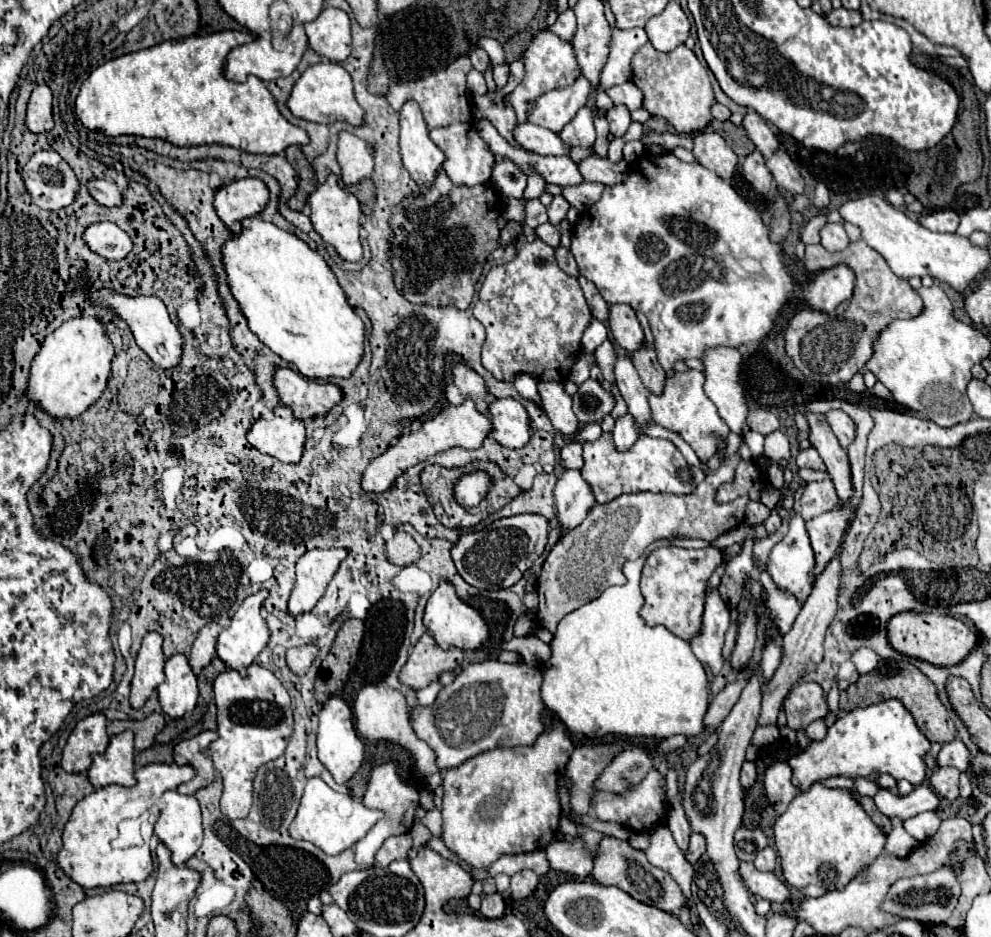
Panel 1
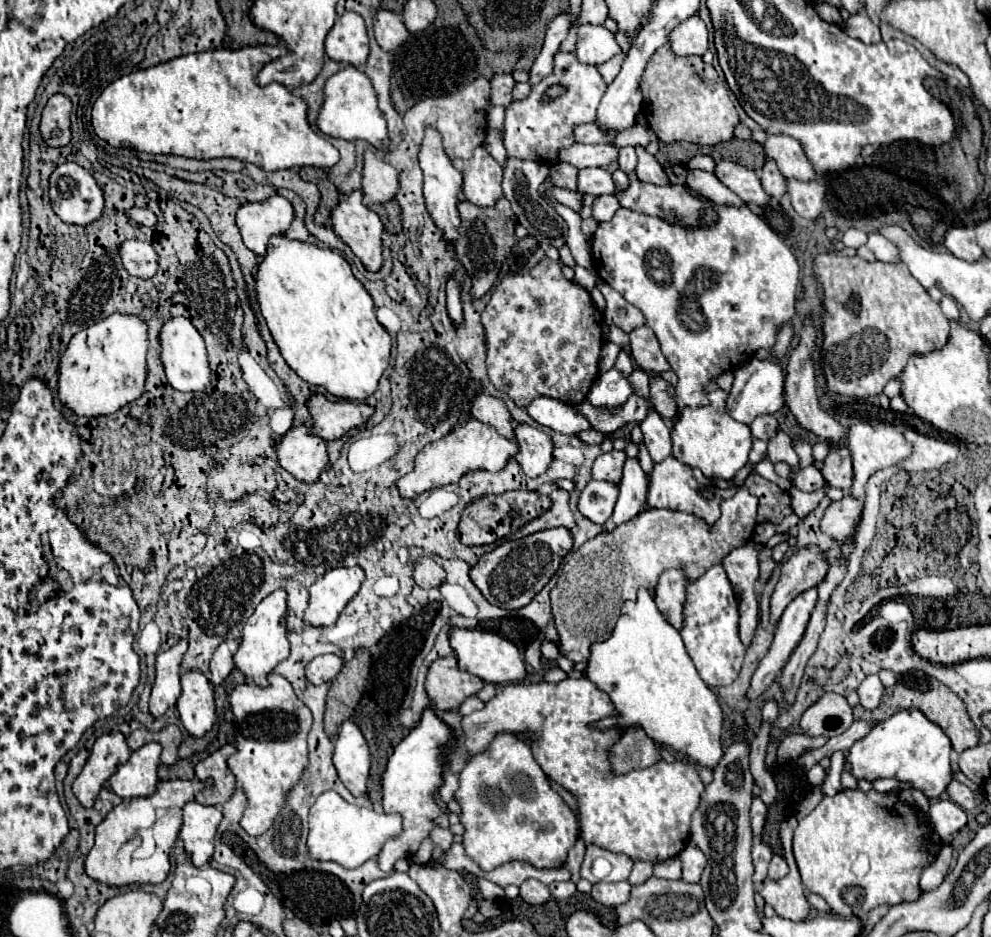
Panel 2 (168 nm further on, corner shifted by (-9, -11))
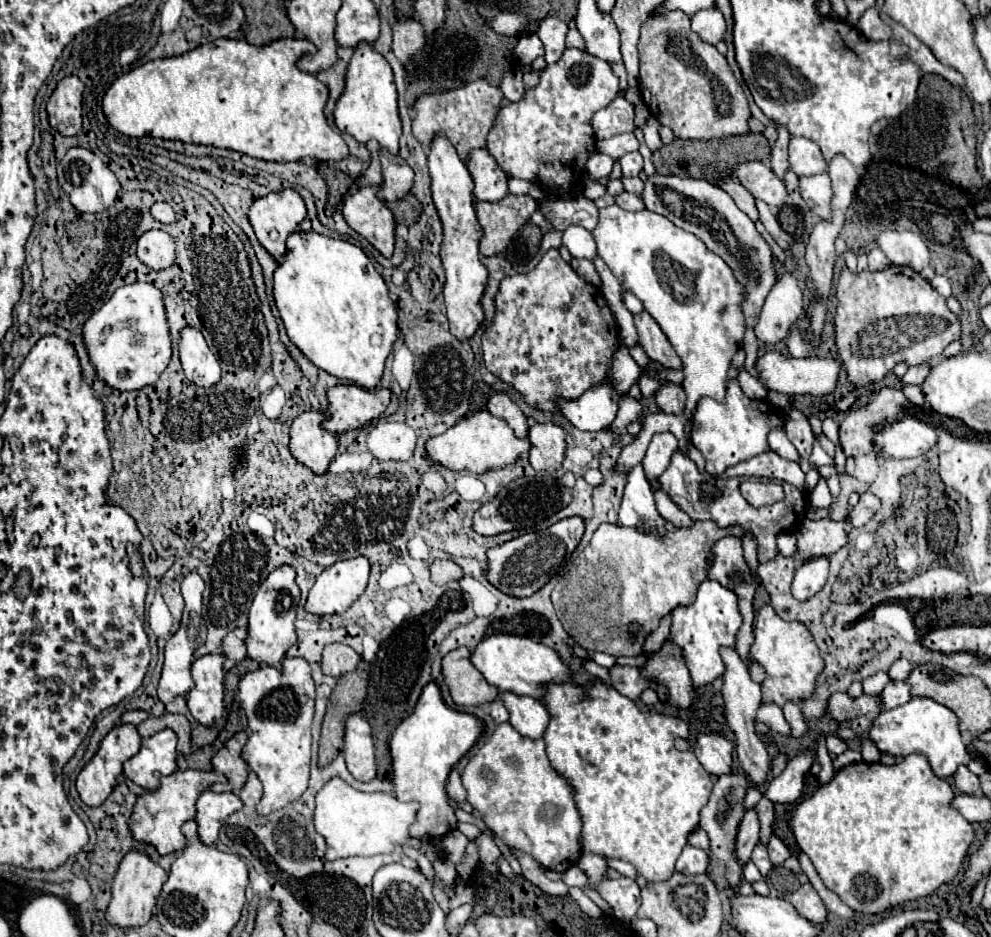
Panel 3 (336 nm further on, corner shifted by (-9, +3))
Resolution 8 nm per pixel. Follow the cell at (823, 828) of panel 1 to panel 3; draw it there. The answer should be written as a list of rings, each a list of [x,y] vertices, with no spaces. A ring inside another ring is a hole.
[[[907,756],[893,766],[879,762],[849,764],[811,798],[797,804],[793,834],[831,892],[857,912],[877,914],[899,902],[929,896],[941,884],[953,880],[963,868],[975,834],[971,824],[957,810],[949,808],[953,796],[951,786],[933,774],[923,756]]]

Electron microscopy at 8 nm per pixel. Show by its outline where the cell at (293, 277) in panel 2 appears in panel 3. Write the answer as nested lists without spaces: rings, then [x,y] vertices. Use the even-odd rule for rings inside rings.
[[[293,232],[287,238],[287,252],[273,274],[273,298],[289,340],[307,356],[309,362],[335,378],[353,380],[357,386],[367,390],[377,388],[385,360],[397,340],[397,306],[389,300],[381,274],[373,268],[361,248],[315,232]]]

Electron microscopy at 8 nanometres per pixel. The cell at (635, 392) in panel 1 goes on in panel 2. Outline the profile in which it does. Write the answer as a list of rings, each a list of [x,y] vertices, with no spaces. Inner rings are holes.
[[[651,410],[651,414],[641,422],[641,432],[653,462],[663,462],[671,456],[671,430],[655,410]]]

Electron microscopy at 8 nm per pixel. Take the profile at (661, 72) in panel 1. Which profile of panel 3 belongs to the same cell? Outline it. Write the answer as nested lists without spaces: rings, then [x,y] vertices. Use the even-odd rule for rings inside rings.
[[[669,12],[669,16],[649,16],[641,26],[639,38],[639,90],[651,116],[655,116],[663,126],[669,126],[677,138],[709,140],[721,136],[737,136],[749,132],[747,120],[751,116],[747,98],[741,84],[735,80],[723,54],[715,46],[705,44],[689,24],[689,16],[683,12]]]

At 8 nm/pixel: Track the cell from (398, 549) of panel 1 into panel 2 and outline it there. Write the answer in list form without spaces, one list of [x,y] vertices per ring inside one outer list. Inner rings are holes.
[[[419,558],[415,564],[413,578],[415,578],[417,586],[421,586],[425,590],[439,588],[445,582],[445,570],[431,558]]]

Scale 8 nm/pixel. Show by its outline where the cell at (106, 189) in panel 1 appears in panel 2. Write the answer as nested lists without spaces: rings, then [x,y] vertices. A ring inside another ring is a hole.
[[[131,208],[131,210],[129,210],[129,216],[135,218],[139,224],[149,226],[149,228],[157,224],[157,216],[155,216],[151,210],[145,210],[145,208]]]

